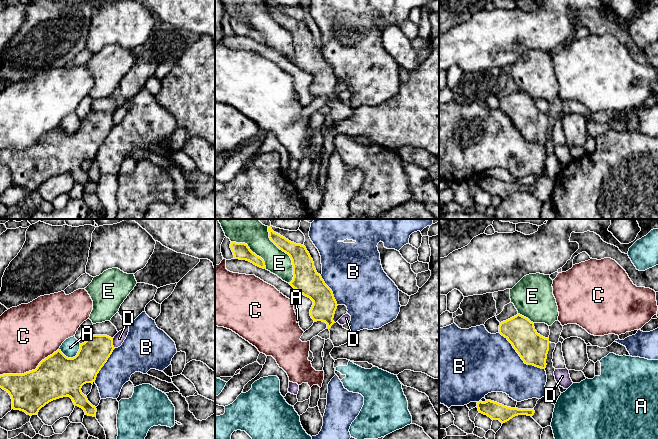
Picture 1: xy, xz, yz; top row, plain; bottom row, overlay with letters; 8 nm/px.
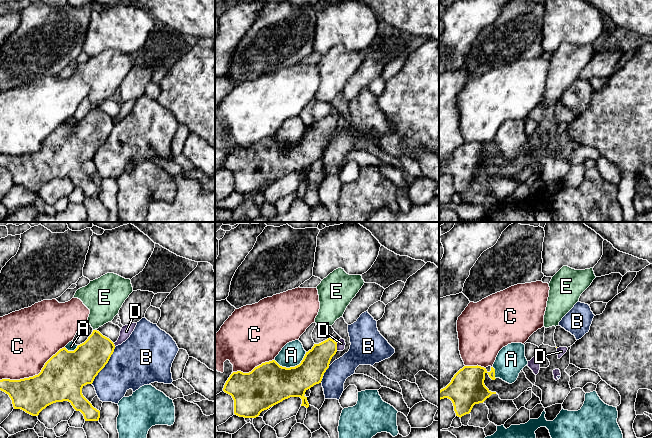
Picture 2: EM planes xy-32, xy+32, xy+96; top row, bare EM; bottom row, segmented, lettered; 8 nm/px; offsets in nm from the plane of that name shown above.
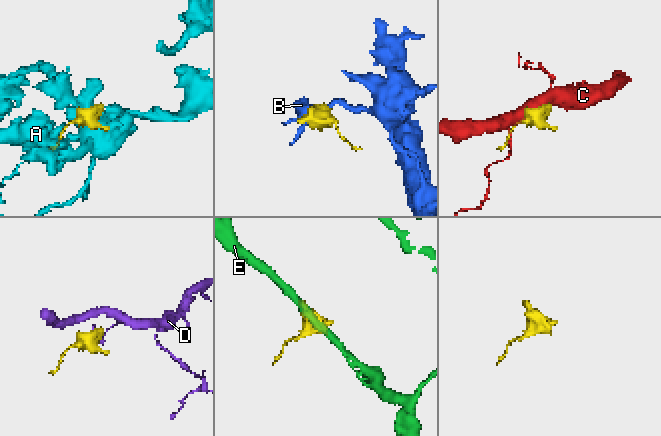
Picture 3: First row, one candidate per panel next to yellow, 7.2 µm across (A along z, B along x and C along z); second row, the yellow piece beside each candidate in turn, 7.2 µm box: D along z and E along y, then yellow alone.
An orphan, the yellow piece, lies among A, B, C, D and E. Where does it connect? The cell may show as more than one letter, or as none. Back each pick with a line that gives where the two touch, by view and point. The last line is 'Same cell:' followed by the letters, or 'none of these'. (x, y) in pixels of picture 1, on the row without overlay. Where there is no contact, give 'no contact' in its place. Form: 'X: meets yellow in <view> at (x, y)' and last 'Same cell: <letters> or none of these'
Same cell: none of these

